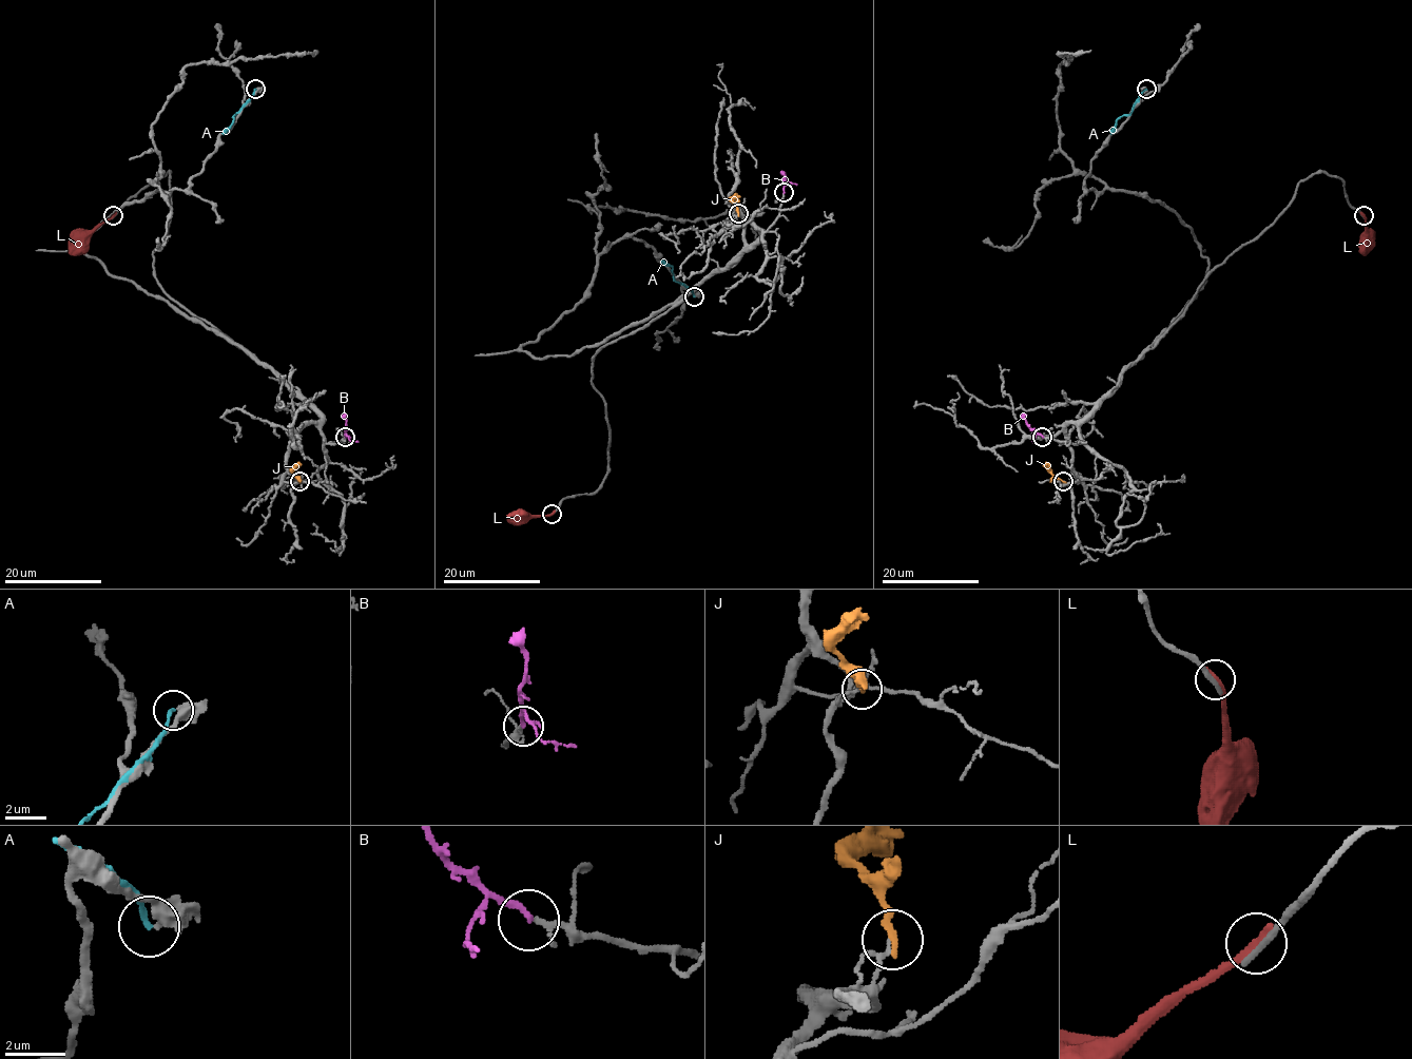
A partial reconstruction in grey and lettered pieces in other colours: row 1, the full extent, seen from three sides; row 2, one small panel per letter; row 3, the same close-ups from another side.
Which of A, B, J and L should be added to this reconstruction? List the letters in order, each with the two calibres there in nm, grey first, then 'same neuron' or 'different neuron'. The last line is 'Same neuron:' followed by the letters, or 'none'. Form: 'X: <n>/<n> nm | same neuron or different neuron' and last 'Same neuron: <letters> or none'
A: 400/180 nm | different neuron
B: 200/220 nm | same neuron
J: 100/220 nm | different neuron
L: 280/320 nm | different neuron
Same neuron: B

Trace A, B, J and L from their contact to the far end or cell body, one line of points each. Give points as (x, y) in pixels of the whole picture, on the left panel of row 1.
A: (255, 90), (223, 134)
B: (345, 437), (345, 412)
J: (298, 482), (293, 473), (298, 462)
L: (114, 215), (102, 222), (77, 248), (68, 252)

